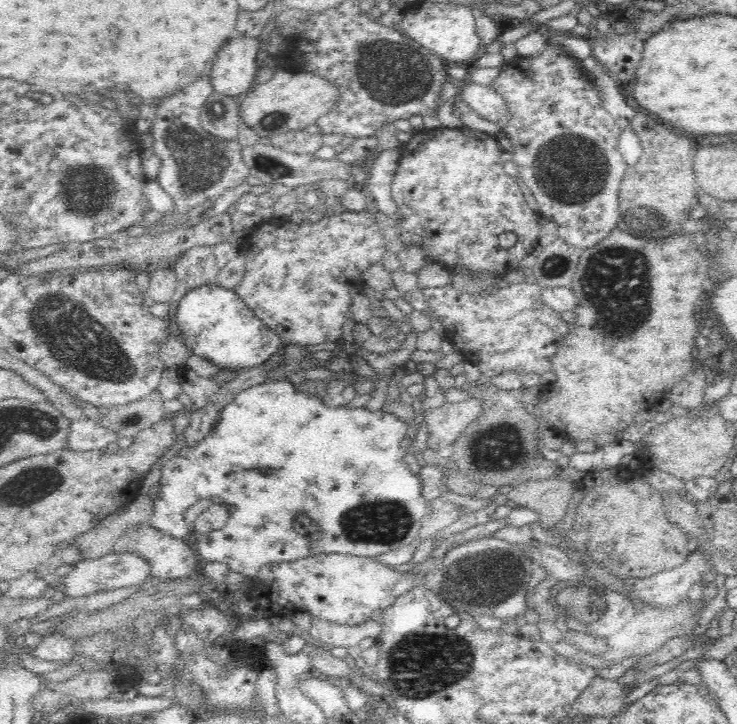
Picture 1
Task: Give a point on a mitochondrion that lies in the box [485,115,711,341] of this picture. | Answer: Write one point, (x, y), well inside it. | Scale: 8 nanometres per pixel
(569, 170)

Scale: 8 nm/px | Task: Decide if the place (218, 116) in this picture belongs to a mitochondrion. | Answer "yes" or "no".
yes

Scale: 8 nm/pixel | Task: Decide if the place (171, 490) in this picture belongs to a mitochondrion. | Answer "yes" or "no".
no

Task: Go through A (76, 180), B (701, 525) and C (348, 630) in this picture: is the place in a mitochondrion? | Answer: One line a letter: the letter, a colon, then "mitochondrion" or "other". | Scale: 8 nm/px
A: mitochondrion
B: other
C: other

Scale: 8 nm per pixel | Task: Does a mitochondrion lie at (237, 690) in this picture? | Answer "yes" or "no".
yes

